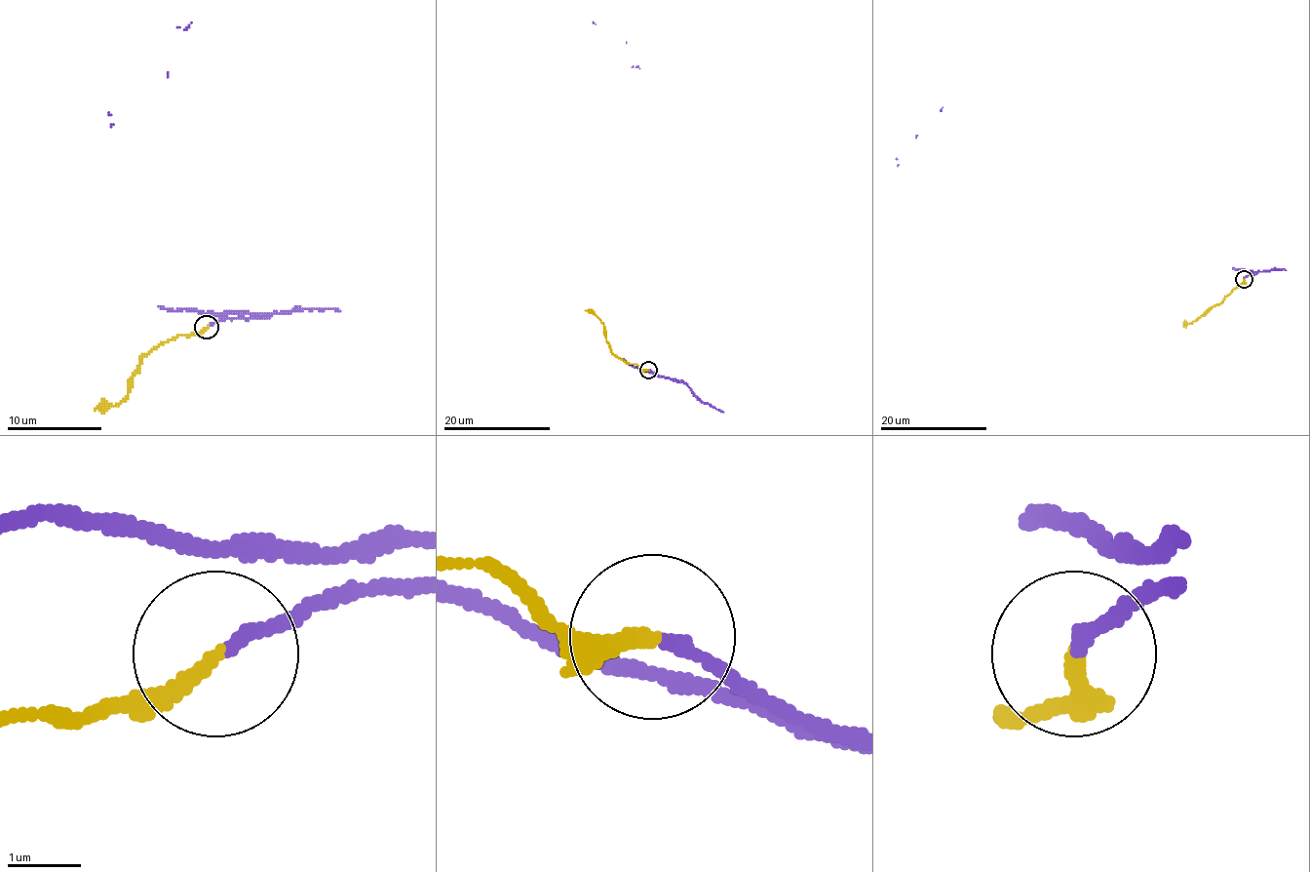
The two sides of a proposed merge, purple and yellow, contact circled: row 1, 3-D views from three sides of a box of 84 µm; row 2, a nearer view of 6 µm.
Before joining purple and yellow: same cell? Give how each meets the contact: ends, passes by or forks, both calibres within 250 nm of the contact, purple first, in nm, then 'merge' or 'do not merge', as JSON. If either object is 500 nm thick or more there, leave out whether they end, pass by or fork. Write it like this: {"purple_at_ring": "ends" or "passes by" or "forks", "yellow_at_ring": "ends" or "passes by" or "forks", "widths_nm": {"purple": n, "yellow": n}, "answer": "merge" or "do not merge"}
{"purple_at_ring": "ends", "yellow_at_ring": "ends", "widths_nm": {"purple": 170, "yellow": 240}, "answer": "merge"}

